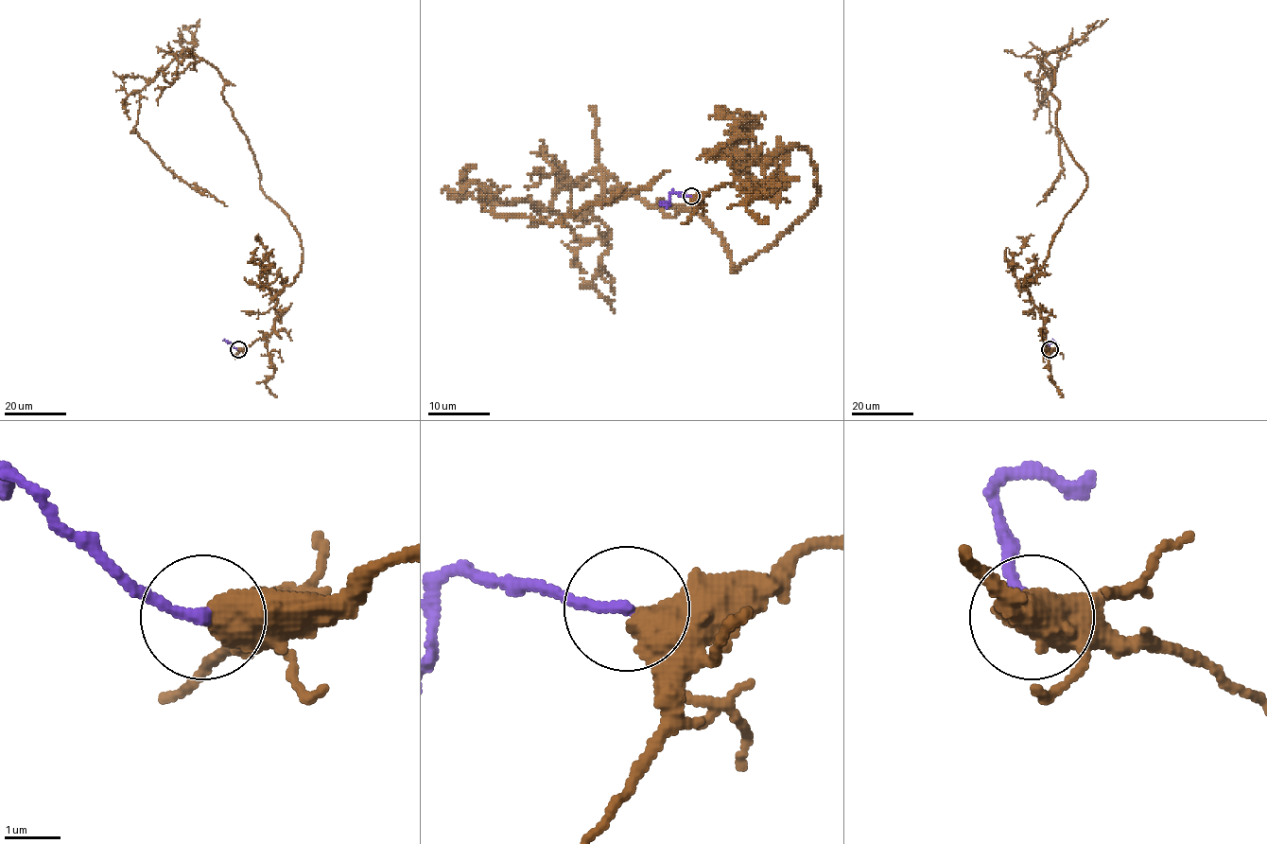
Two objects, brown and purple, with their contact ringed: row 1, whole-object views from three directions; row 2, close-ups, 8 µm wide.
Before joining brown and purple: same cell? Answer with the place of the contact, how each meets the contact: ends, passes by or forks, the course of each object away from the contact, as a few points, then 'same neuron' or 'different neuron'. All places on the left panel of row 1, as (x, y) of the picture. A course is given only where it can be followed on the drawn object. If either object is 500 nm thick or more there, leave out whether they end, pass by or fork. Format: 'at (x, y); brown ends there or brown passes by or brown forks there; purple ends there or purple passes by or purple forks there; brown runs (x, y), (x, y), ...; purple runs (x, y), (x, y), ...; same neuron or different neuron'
at (238, 349); brown runs (238, 349), (270, 334), (300, 236), (260, 185), (224, 79), (183, 50), (140, 92), (134, 128), (227, 206); purple runs (238, 349), (223, 340); same neuron

